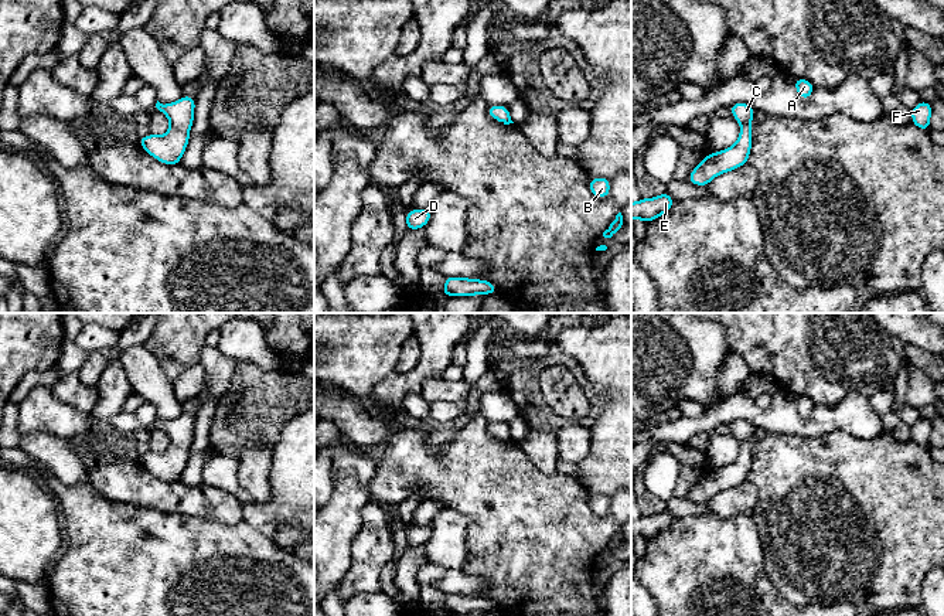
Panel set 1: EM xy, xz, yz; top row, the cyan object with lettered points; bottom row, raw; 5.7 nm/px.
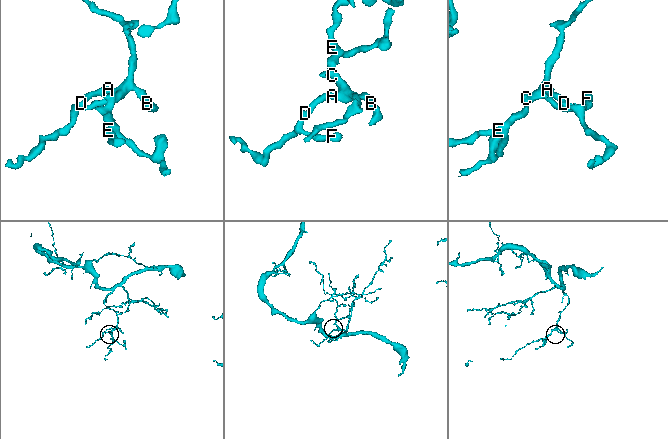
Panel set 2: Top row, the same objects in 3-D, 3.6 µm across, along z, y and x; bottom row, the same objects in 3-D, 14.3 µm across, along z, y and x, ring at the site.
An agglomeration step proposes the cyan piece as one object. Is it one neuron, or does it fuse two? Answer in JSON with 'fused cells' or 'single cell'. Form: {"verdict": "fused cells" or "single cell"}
{"verdict": "single cell"}

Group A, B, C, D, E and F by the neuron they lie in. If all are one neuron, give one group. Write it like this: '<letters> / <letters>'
A B C D E F

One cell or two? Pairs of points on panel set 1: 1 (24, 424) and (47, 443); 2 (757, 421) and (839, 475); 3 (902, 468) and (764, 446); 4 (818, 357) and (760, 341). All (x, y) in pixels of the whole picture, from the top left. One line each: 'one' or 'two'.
1: two
2: two
3: one
4: one

